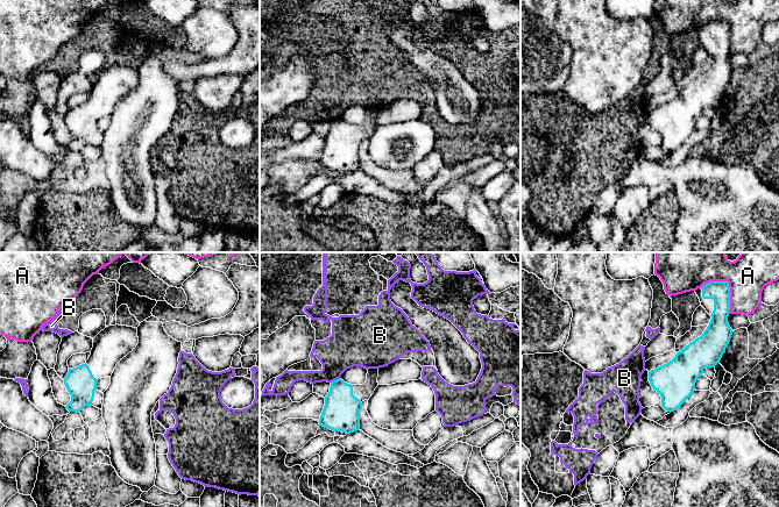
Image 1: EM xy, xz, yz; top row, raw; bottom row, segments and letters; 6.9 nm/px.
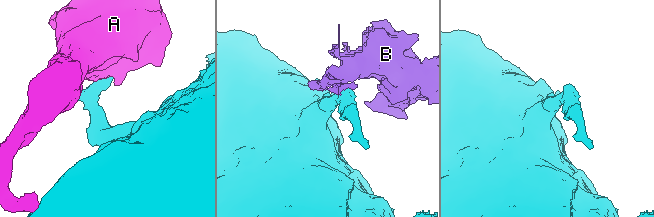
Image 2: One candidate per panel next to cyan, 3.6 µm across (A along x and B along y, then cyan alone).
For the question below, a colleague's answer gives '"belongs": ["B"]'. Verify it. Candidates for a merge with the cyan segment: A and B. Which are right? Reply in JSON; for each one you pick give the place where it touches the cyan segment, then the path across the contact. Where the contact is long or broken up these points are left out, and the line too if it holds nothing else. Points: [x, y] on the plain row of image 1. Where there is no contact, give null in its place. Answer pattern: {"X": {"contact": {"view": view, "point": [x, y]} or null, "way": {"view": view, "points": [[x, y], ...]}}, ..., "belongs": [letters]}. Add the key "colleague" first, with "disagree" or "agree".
{"colleague": "disagree", "belongs": []}

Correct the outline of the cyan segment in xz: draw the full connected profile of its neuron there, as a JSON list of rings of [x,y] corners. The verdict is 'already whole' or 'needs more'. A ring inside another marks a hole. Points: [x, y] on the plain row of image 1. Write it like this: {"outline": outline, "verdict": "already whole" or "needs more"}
{"outline": [[[369,108],[363,124],[350,124],[342,119],[332,121],[330,131],[325,136],[319,164],[333,171],[346,173],[359,170],[362,142],[369,140],[378,126],[377,116],[378,108]]], "verdict": "needs more"}

